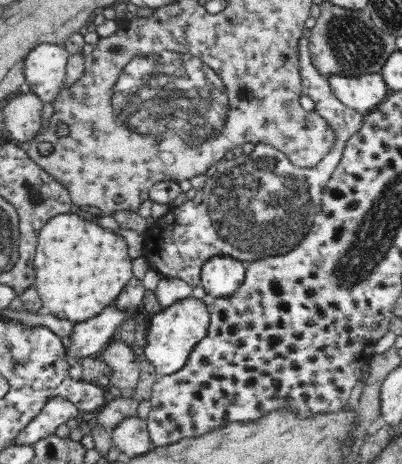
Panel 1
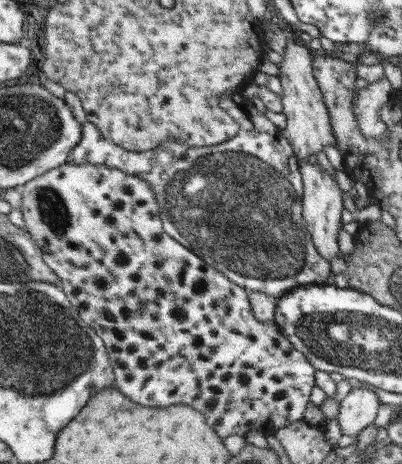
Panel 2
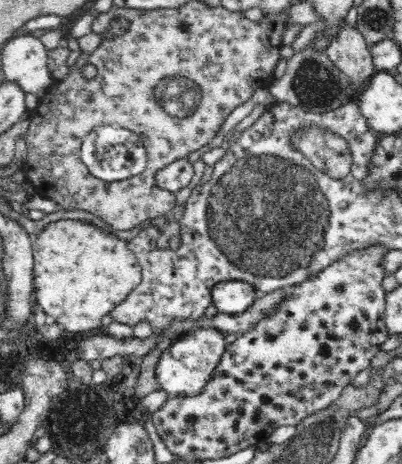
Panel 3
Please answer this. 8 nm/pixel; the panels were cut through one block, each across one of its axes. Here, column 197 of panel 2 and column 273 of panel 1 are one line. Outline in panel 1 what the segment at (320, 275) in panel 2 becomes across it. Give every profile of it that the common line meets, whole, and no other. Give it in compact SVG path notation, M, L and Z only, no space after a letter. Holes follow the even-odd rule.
M308 38L300 40L300 52L302 94L310 96L316 104L314 114L332 126L336 134L334 146L314 168L298 168L278 148L266 144L258 144L248 156L222 160L216 176L206 182L206 188L182 206L170 208L144 234L142 256L148 260L150 270L170 278L184 278L196 288L202 284L202 264L210 256L224 254L248 264L256 258L286 254L304 240L304 234L312 228L314 214L322 208L322 190L338 168L348 140L360 132L364 116L336 98L328 78L312 64Z

